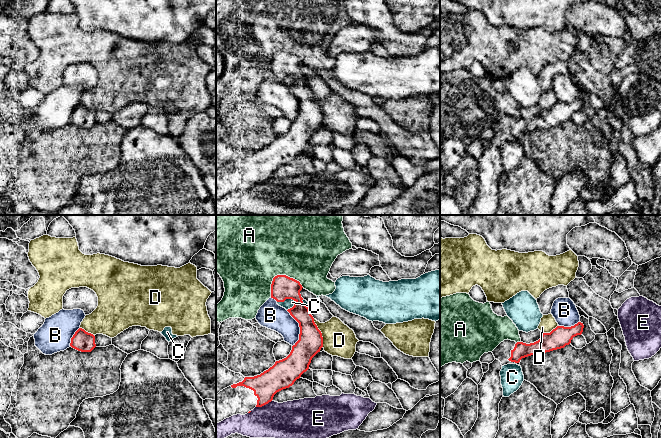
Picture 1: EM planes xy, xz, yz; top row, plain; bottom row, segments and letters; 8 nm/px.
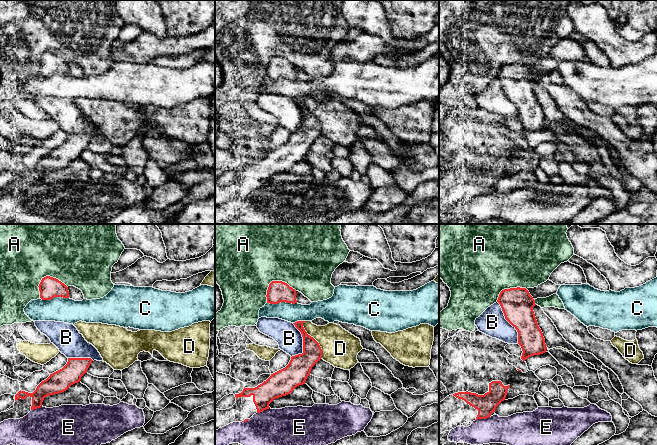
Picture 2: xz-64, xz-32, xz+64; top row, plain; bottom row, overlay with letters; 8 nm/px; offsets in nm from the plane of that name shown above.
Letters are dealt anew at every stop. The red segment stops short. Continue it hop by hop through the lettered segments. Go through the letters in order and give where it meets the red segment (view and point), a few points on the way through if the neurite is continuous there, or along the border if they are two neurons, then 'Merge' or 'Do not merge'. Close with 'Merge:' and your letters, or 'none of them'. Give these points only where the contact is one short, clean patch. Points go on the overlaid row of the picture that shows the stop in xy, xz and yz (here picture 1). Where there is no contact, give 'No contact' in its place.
A: Touches red at xz (279, 275). Do not merge
B: Touches red at xz (300, 328). Do not merge
C: Touches red at xz (287, 298). Do not merge
D: Touches red at xz (321, 333). Boundary: xz (313, 319), (321, 333), (323, 346). Do not merge
E: Touches red at xz (264, 404). Do not merge
Merge: none of them

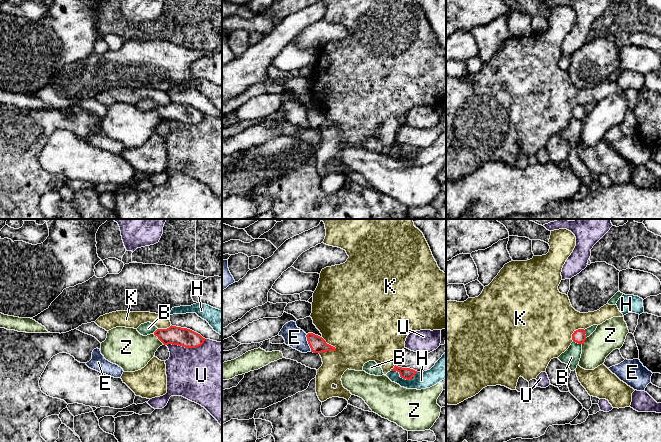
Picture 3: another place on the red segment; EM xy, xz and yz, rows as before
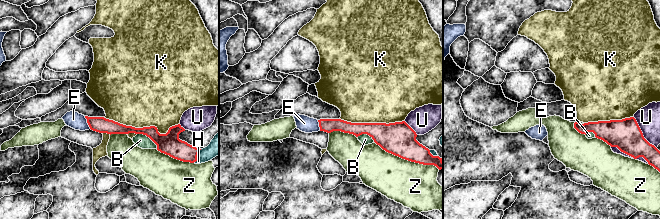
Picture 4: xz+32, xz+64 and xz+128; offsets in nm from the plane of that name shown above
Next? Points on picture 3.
B: Touches red at yz (577, 342). Boundary: yz (573, 341), (581, 344). Do not merge
E: Touches red at xz (308, 343). Boundary: xz (306, 334), (306, 340), (311, 351). Do not merge
H: Touches red at xz (404, 378). Boundary: xz (391, 370), (395, 370), (406, 379), (410, 379), (418, 372). Do not merge
K: Touches red at xz (328, 344). Do not merge
U: Touches red at xy (186, 347). Do not merge
Z: Touches red at xy (158, 338). Do not merge
Merge: none of them

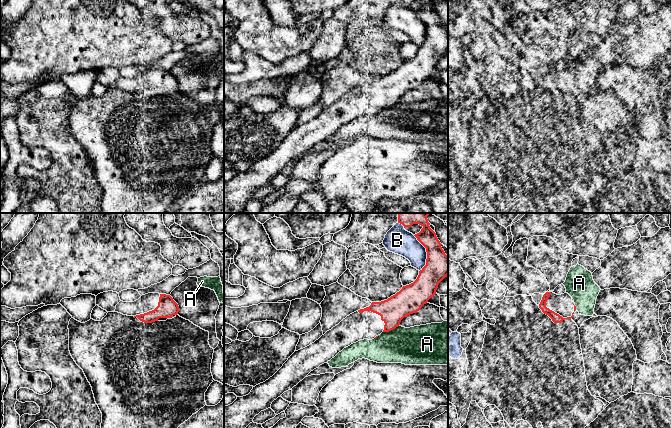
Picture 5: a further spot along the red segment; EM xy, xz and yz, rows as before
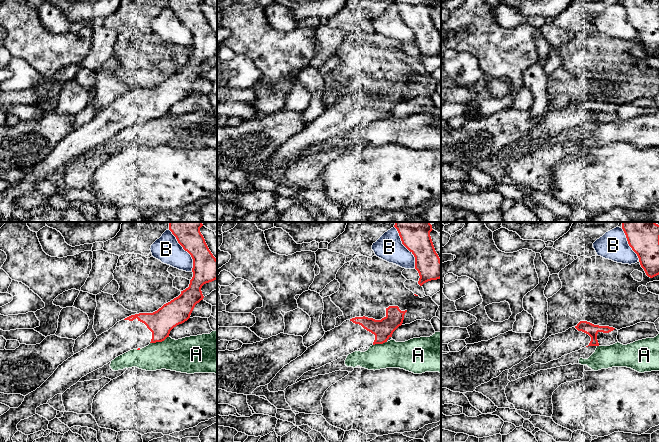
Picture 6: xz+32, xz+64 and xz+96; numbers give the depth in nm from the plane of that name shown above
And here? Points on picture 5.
A: Touches red at xz (391, 329). Do not merge
B: Touches red at xz (427, 253). Do not merge
Merge: none of them

